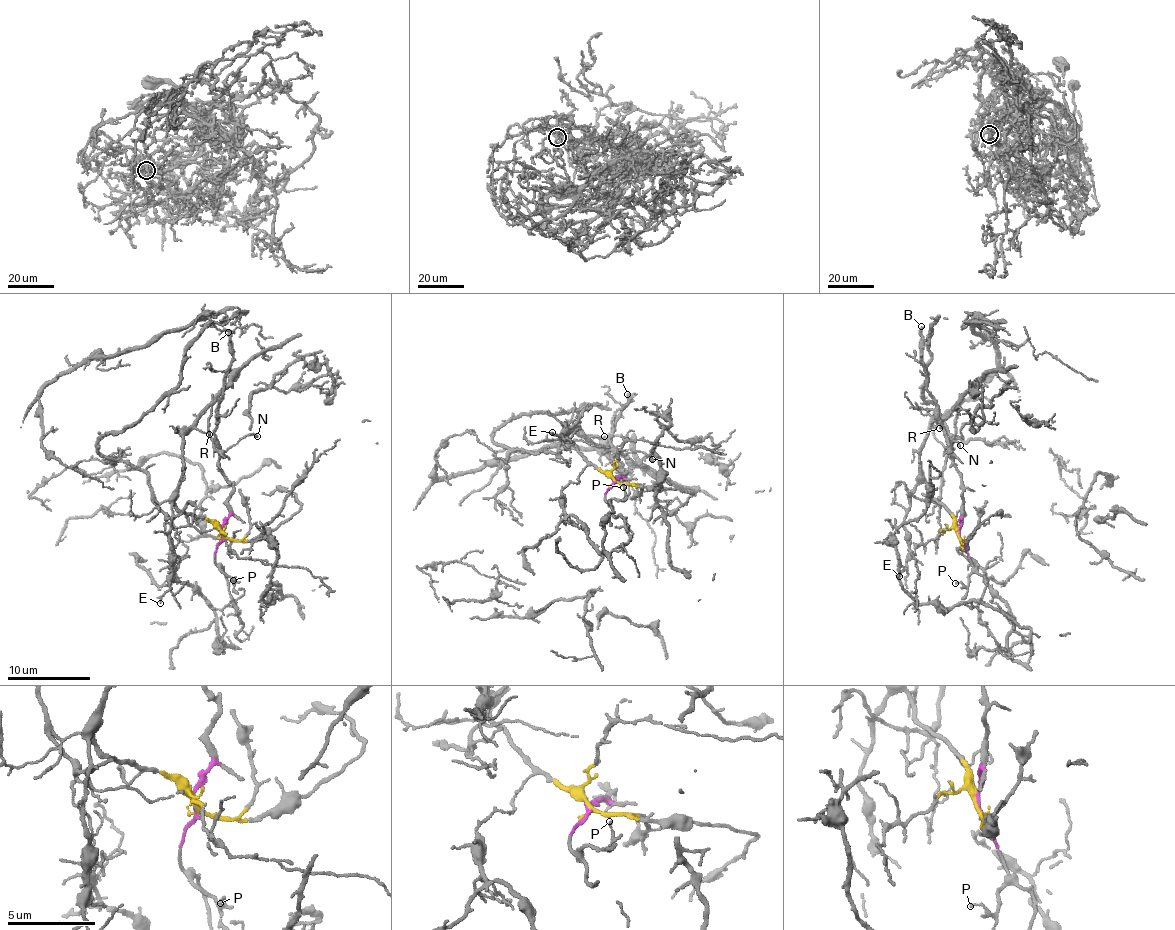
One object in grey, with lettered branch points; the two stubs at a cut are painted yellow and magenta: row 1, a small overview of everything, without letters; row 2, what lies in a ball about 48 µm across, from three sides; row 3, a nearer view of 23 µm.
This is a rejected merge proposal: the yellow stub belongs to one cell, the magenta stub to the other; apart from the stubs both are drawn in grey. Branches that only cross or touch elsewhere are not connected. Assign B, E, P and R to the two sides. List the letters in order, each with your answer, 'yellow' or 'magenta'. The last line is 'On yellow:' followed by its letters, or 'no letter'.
B: magenta
E: yellow
P: magenta
R: yellow
On yellow: E, R

